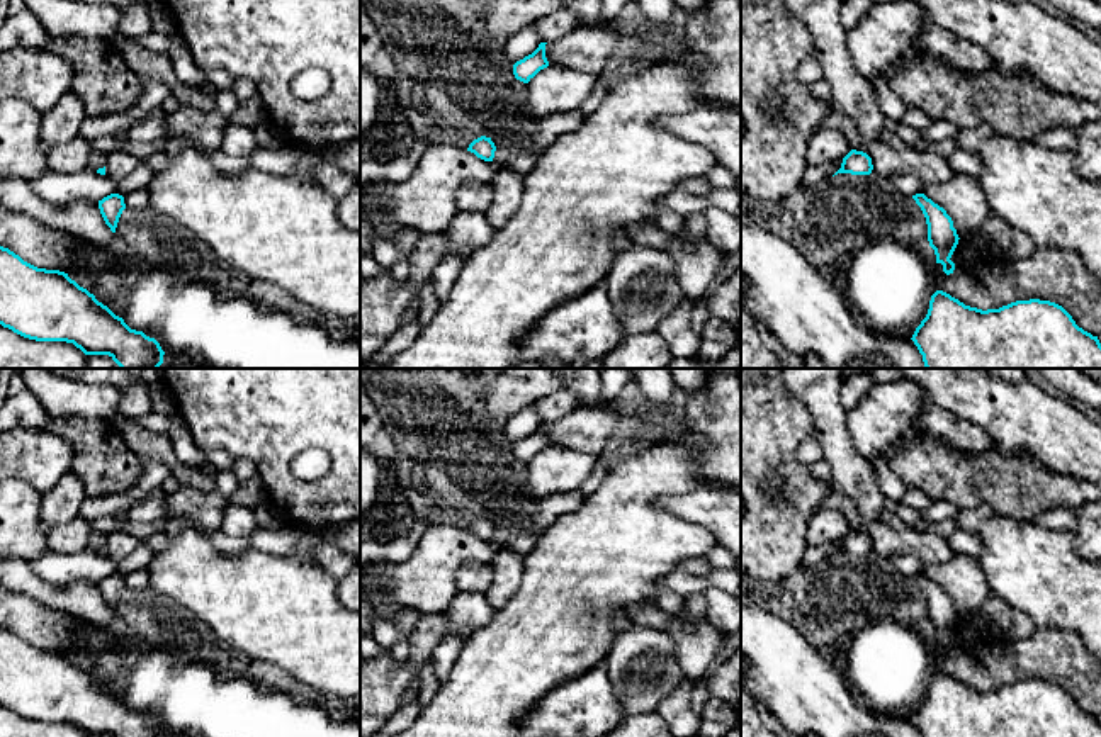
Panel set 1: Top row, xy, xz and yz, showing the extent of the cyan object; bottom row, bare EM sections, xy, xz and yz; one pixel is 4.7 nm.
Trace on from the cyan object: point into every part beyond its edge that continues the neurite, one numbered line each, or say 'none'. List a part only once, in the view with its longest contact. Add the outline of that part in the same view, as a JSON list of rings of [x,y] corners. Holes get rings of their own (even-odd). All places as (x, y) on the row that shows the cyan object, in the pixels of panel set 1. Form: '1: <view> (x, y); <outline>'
none

